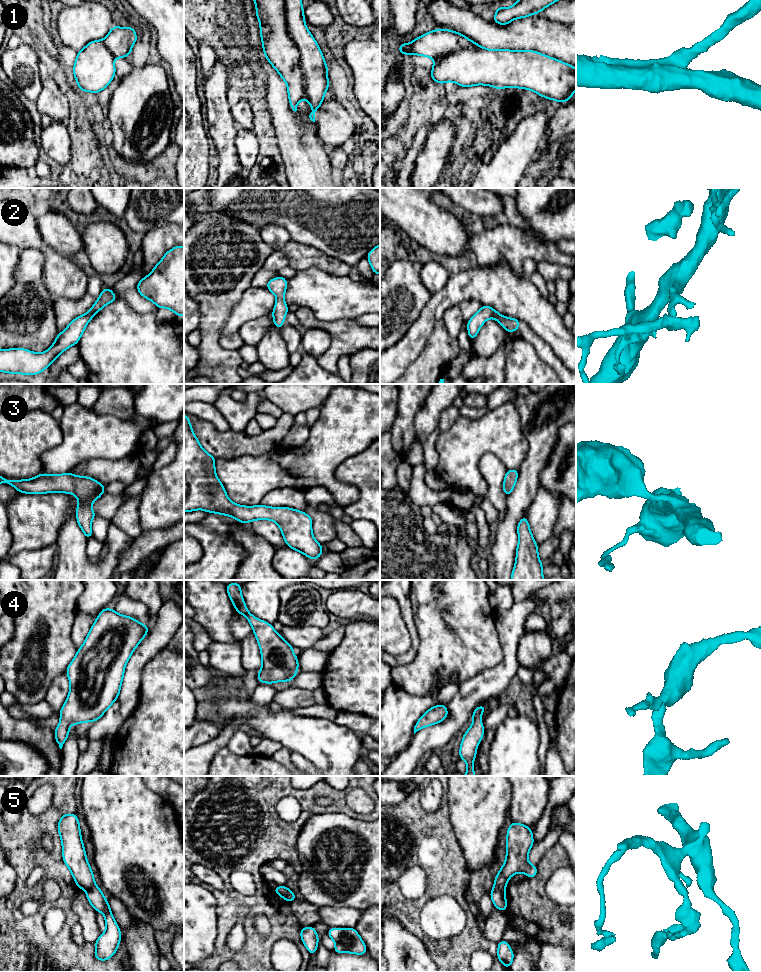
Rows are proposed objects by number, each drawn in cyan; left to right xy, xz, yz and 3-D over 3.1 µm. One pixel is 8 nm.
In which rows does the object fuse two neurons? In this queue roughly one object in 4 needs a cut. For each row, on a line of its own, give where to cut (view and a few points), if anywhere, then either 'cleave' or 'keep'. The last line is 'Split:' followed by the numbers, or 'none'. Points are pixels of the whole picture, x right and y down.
1: no cut; keep
2: no cut; keep
3: no cut; keep
4: no cut; keep
5: cut in yz along (494, 885), (504, 888); cleave
Split: 5

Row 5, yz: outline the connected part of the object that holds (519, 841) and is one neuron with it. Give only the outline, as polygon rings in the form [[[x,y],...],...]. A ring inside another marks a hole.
[[[512,822],[506,836],[506,860],[494,881],[494,886],[503,888],[507,887],[509,878],[514,874],[523,872],[528,878],[537,875],[537,866],[528,862],[528,853],[534,845],[531,828]]]

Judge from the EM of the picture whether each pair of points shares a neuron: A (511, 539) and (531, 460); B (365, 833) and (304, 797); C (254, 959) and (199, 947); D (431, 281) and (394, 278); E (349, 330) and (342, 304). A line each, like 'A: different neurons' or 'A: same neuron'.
A: same neuron
B: different neurons
C: different neurons
D: different neurons
E: different neurons

